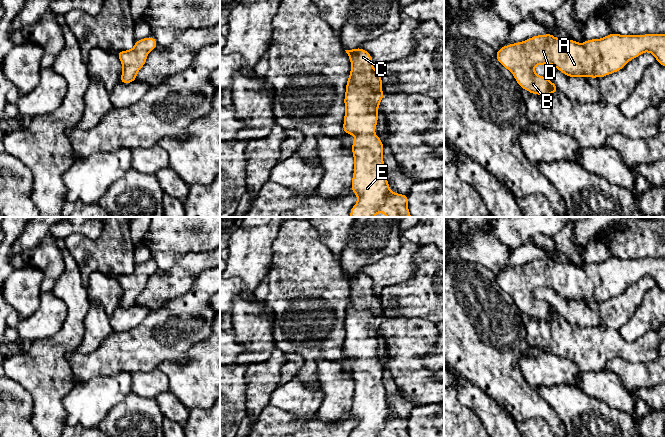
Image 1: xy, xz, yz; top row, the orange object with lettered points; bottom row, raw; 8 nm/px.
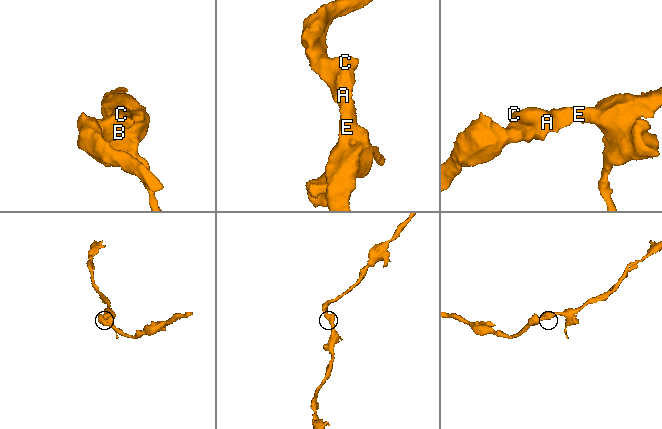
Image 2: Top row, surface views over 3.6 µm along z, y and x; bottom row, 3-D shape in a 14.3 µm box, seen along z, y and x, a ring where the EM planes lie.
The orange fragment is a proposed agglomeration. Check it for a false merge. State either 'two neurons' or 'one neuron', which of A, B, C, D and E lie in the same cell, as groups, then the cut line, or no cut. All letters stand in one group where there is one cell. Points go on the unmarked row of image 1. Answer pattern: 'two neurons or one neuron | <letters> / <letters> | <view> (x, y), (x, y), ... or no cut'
one neuron | A B C D E | no cut

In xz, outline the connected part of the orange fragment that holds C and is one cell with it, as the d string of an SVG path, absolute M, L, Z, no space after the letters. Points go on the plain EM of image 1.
M357 271L345 275L350 283L351 295L344 321L346 335L343 356L356 361L352 367L354 396L351 415L357 419L357 427L351 432L350 437L410 437L408 419L390 414L382 381L384 368L374 357L378 345L378 332L384 321L380 296L373 292L372 280L365 273Z

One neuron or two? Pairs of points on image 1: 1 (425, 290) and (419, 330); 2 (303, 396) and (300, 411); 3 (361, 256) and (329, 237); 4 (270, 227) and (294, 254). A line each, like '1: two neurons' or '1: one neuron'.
1: two neurons
2: one neuron
3: two neurons
4: two neurons

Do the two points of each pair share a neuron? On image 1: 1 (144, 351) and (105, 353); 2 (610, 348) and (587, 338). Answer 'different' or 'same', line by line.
1: same
2: same

